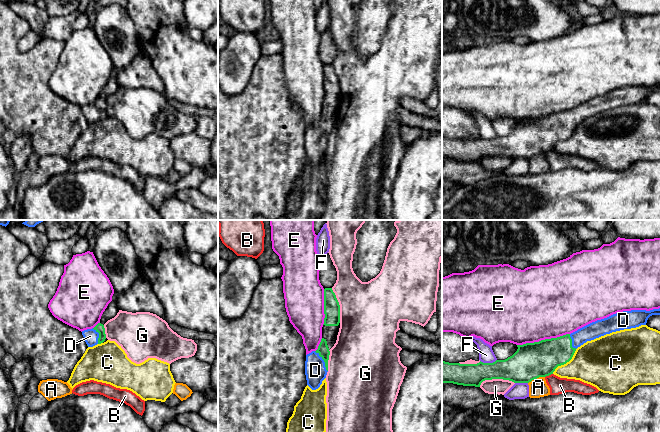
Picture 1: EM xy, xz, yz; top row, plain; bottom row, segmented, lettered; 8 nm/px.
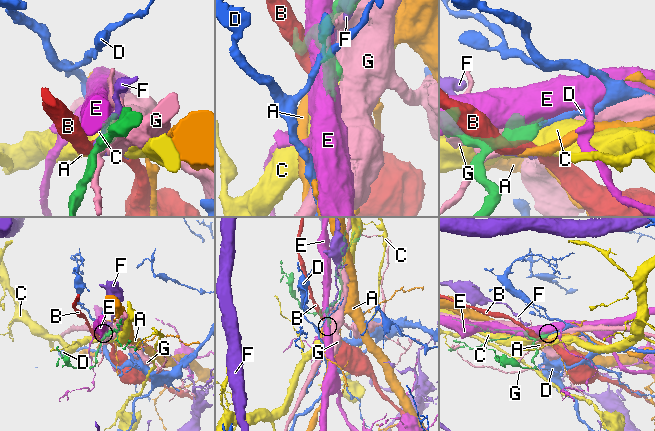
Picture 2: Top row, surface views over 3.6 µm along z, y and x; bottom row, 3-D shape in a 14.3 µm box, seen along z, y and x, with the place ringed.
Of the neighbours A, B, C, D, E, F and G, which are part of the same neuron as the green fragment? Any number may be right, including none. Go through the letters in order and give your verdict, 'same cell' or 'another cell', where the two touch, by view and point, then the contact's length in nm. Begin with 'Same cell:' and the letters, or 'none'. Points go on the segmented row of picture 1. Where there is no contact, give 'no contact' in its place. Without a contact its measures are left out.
Same cell: D
A: another cell; contact yz (536, 378); length 150 nm
B: another cell; contact yz (548, 375); length 70 nm
C: another cell; contact yz (565, 363); length 280 nm
D: same cell; contact xz (324, 361); length 200 nm
E: another cell; contact yz (543, 340); length 440 nm
F: another cell; contact yz (488, 363); length 140 nm
G: another cell; contact yz (496, 378); length 280 nm

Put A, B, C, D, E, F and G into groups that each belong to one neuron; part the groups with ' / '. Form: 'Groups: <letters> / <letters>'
Groups: A / B / C / D / E / F / G

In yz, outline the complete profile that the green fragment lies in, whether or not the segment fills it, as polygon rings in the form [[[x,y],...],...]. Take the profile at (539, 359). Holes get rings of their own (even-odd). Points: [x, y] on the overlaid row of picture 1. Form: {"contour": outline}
{"contour": [[[660,308],[618,312],[571,334],[517,345],[518,349],[512,356],[493,363],[480,361],[477,364],[460,364],[442,361],[442,383],[475,387],[480,387],[483,381],[492,379],[529,383],[539,377],[553,374],[558,366],[569,362],[576,349],[587,341],[612,332],[646,325],[652,315],[660,315]]]}

